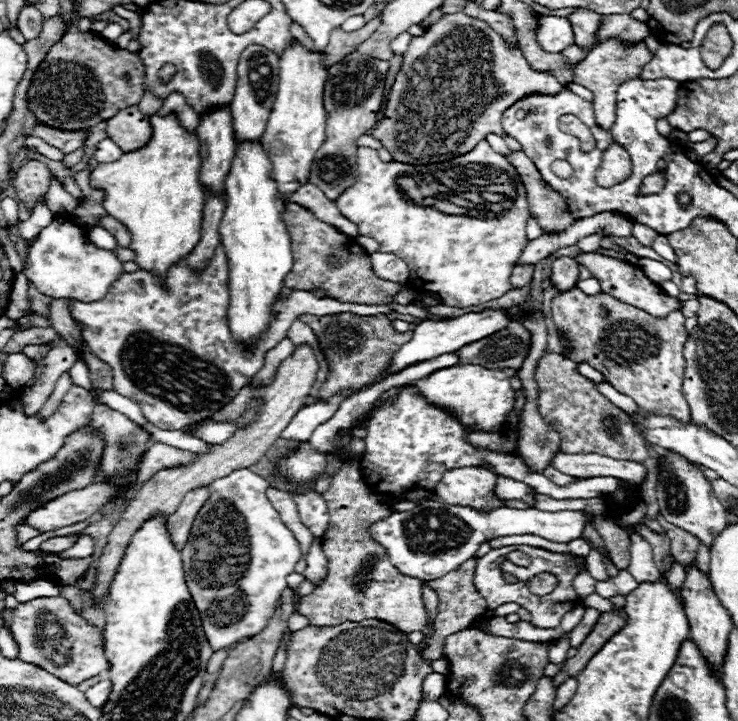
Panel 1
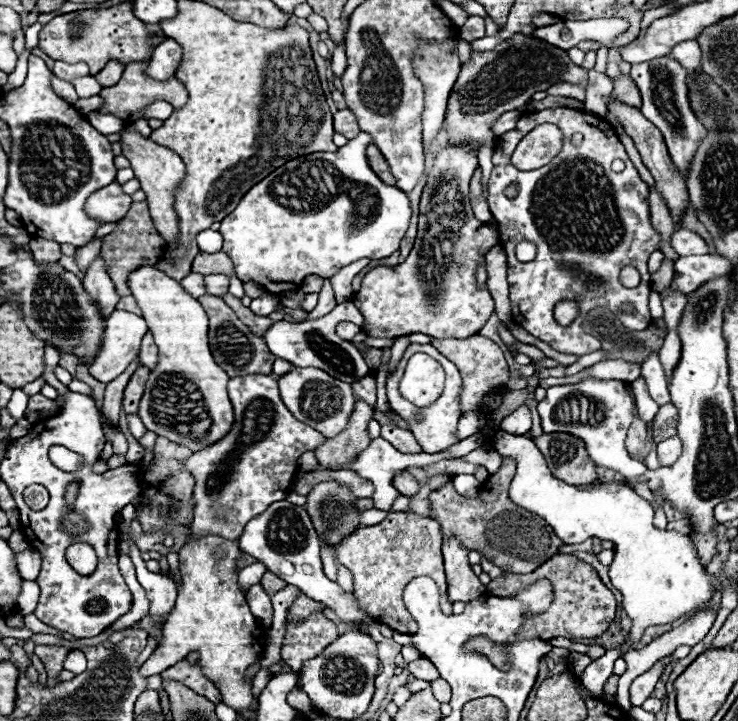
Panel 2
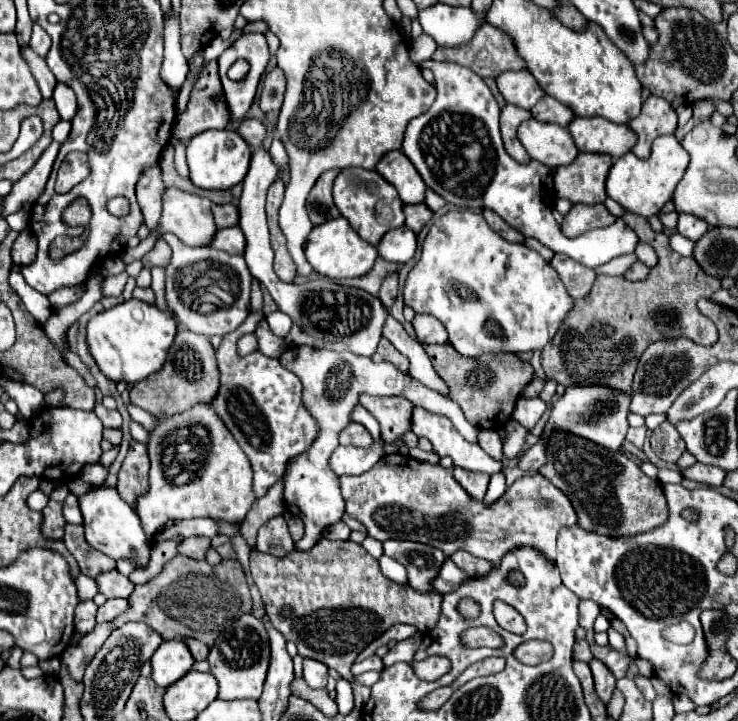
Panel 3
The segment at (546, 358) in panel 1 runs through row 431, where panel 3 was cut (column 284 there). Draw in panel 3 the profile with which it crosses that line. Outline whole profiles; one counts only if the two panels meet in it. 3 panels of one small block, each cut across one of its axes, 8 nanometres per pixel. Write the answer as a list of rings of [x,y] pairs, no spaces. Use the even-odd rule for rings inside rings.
[[[318,540],[310,550],[292,550],[284,558],[252,550],[250,572],[260,588],[266,612],[286,640],[298,646],[304,658],[314,658],[334,668],[350,682],[350,666],[376,636],[394,624],[412,624],[430,632],[442,606],[440,592],[418,592],[388,580],[362,544],[350,540]],[[350,608],[350,610],[338,610]],[[294,614],[294,616],[292,616]],[[416,618],[424,618],[416,620]]]

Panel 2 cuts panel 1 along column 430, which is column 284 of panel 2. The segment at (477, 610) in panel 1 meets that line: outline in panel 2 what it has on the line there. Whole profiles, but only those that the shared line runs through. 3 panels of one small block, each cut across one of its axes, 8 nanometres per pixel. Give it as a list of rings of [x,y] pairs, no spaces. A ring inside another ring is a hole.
[[[264,572],[264,576],[262,576],[260,584],[264,586],[264,590],[266,590],[268,594],[276,594],[278,590],[282,590],[282,588],[286,586],[286,582],[284,582],[284,580],[280,580],[278,576],[274,576],[272,572]],[[314,612],[304,620],[286,622],[286,634],[282,642],[282,660],[298,672],[302,660],[318,656],[328,644],[338,638],[336,624],[322,612]]]

